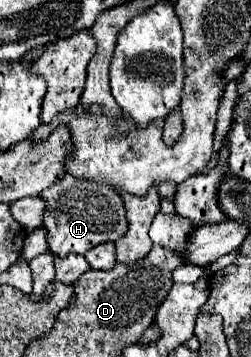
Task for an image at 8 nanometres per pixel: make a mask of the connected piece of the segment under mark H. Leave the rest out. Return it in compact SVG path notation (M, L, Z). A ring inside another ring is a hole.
M66 174L64 178L58 178L40 196L48 202L42 224L48 230L48 246L56 256L66 256L72 252L86 254L90 248L104 242L118 242L118 238L126 234L128 218L122 196L104 184L78 180Z

